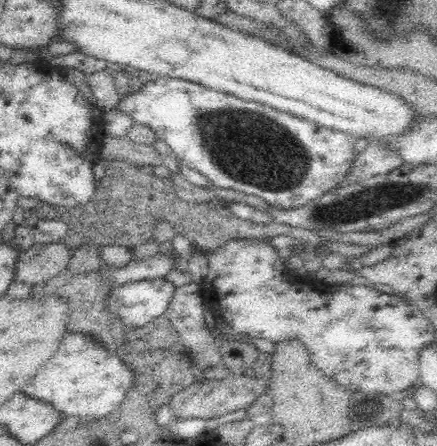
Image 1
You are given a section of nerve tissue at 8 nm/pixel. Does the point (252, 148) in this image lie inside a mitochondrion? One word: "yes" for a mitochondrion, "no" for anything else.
yes

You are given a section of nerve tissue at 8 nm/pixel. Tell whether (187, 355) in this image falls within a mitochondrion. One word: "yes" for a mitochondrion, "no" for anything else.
no

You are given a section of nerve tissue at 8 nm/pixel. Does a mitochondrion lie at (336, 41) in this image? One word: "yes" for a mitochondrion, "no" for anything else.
no

